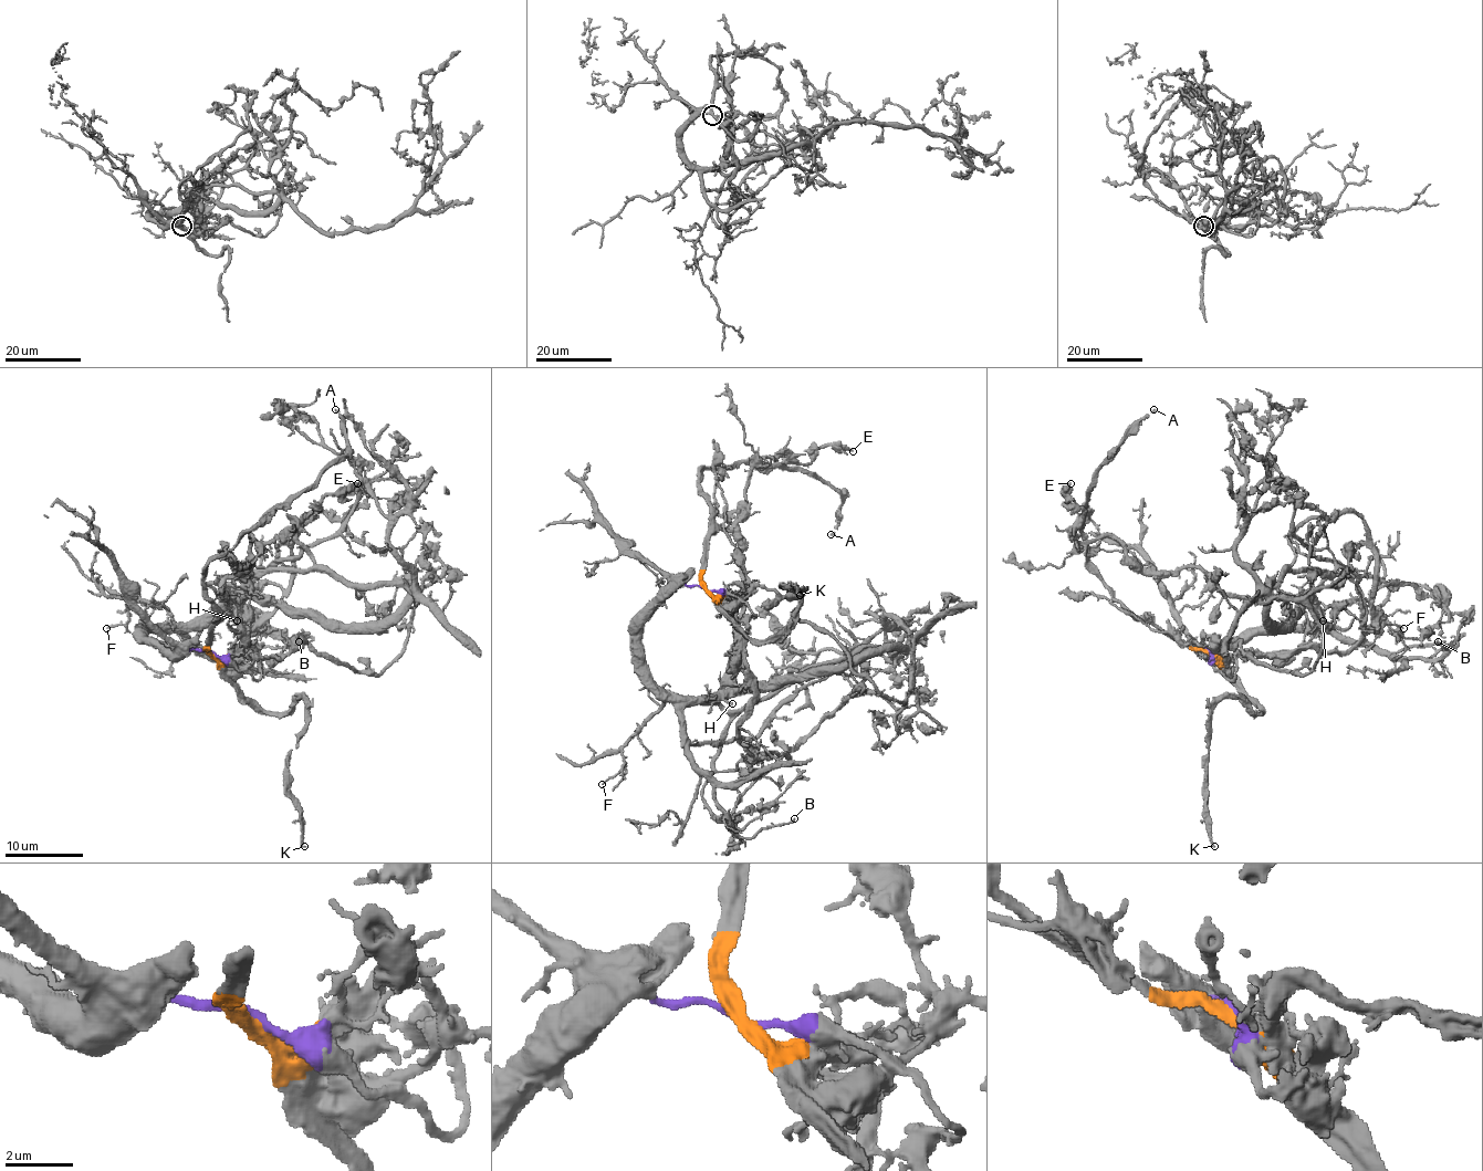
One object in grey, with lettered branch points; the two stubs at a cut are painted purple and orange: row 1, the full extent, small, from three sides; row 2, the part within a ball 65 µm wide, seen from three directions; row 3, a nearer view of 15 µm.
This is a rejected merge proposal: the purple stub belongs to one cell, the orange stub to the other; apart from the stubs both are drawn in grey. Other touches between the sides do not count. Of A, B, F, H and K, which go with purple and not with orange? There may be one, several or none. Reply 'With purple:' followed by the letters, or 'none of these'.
With purple: B, F, H

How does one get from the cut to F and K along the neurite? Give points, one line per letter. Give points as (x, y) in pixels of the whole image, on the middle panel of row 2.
F: (705, 589), (678, 584), (643, 627), (640, 660), (645, 673), (666, 701), (625, 746), (619, 772), (602, 783)
K: (705, 589), (742, 630), (758, 640), (771, 640), (791, 621), (801, 592), (783, 588), (796, 589), (801, 596)

